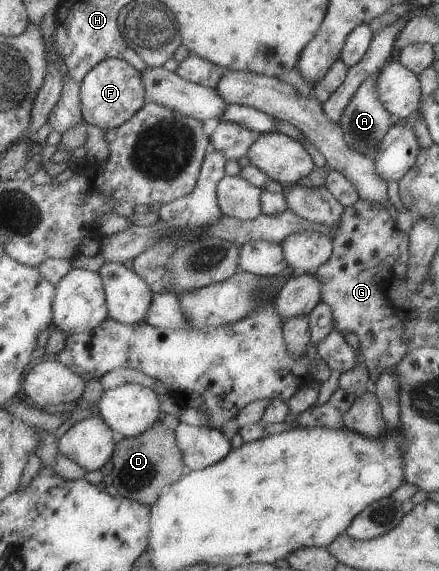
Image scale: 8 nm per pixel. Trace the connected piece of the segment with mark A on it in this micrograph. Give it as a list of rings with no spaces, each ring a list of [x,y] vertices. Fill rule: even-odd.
[[[368,76],[356,88],[354,95],[346,104],[342,115],[336,122],[340,128],[344,143],[352,150],[365,155],[367,158],[373,158],[378,144],[383,135],[391,128],[393,122],[392,115],[384,109],[384,106],[378,101],[376,89],[376,76]]]

